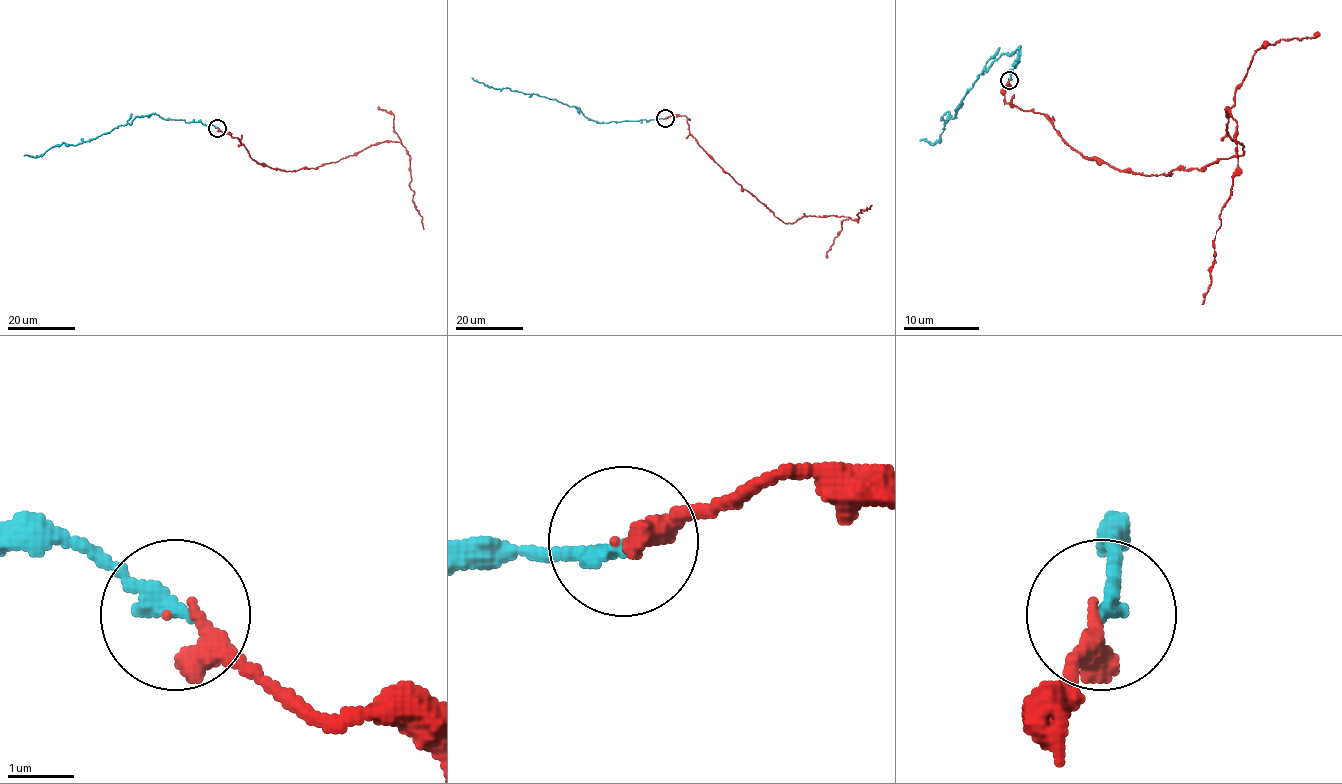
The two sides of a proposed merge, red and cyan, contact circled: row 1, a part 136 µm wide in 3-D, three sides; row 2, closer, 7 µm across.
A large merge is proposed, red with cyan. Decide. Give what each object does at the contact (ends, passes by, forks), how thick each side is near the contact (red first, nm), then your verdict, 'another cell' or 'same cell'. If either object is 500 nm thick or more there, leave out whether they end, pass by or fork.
red passes by; cyan ends there; 150 nm thick on the red side, 240 nm on the other; same cell

